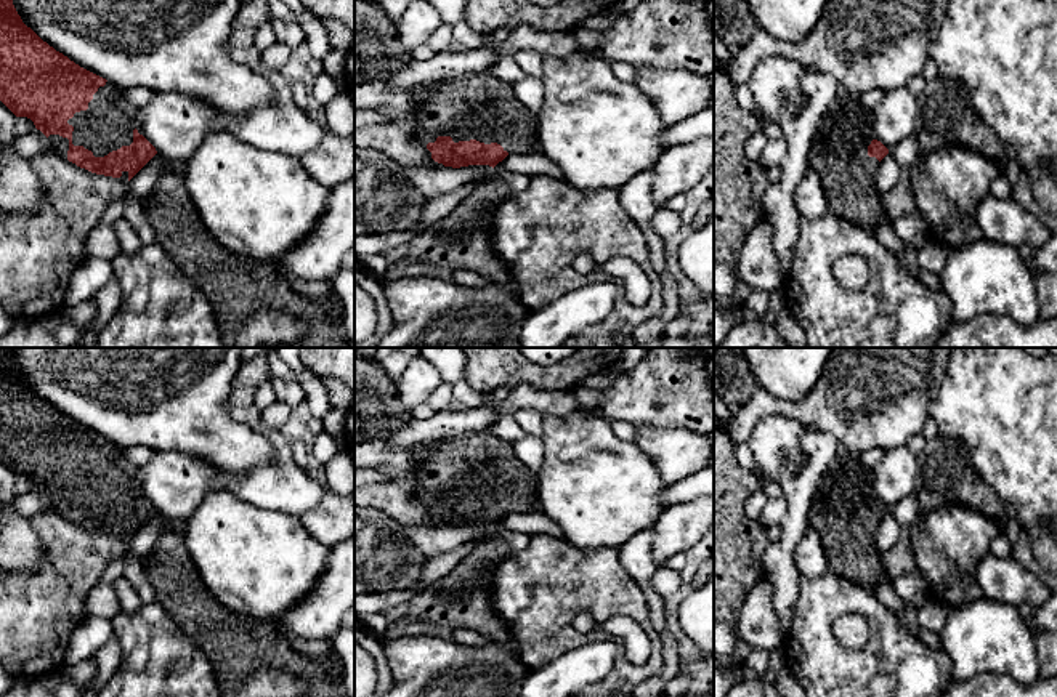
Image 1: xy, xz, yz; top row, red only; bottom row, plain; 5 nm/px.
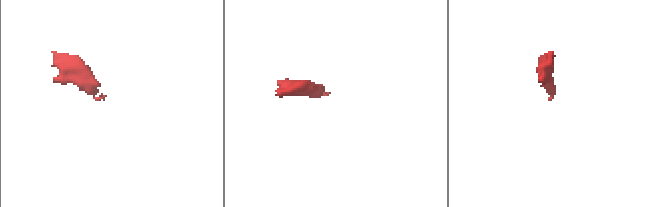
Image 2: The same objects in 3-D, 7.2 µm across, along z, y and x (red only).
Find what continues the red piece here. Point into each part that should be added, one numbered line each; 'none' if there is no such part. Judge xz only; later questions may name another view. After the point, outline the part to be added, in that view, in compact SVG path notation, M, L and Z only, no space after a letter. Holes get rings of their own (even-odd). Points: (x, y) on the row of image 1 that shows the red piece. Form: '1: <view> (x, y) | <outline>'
1: xz (477, 106) | M486 71L436 82L406 123L425 147L438 136L451 136L454 143L497 143L510 155L533 154L539 147L537 115L516 98L510 83Z

